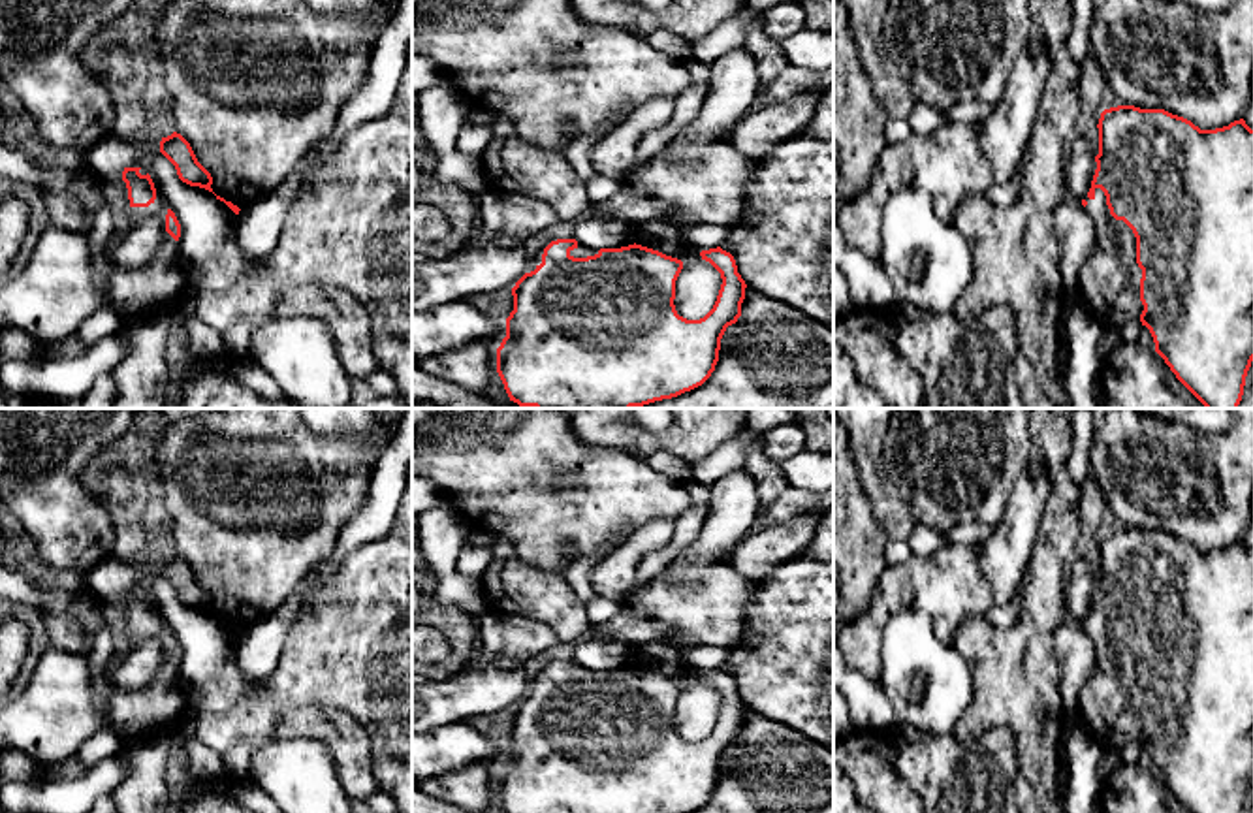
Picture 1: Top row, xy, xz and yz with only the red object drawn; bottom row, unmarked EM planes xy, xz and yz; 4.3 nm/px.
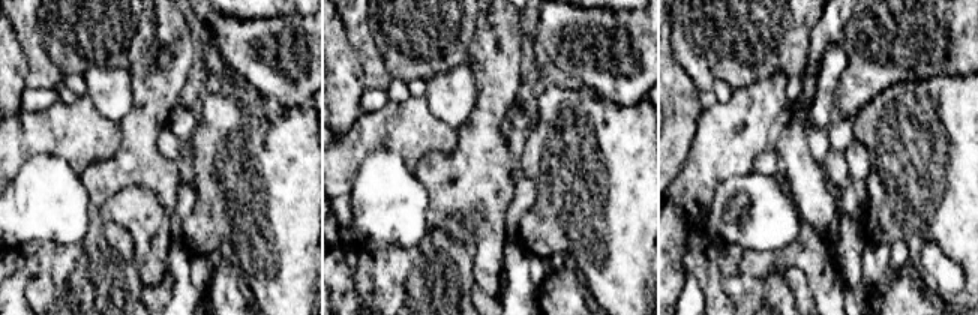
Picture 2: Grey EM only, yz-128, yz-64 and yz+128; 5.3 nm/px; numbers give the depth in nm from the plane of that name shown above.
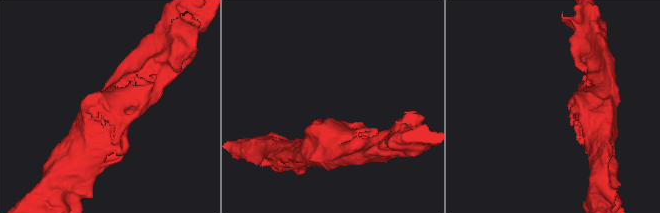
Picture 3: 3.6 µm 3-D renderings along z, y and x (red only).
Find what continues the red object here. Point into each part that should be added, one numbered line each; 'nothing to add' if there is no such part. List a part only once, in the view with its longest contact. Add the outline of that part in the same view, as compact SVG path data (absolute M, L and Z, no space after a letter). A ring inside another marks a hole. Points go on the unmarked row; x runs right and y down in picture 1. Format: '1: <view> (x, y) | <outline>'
1: yz (1109, 706) | M1095 610L1086 634L1095 649L1095 670L1080 693L1078 719L1102 749L1119 753L1131 741L1140 741L1142 691L1136 685L1136 659L1133 651L1110 636L1106 617Z

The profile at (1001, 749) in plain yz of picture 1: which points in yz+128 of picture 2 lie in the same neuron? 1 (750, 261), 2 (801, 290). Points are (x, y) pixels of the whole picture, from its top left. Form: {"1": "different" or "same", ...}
{"1": "different", "2": "different"}

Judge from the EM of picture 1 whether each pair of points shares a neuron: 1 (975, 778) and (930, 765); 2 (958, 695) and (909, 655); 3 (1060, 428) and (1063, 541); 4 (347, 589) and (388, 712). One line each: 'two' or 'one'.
1: one
2: one
3: one
4: one

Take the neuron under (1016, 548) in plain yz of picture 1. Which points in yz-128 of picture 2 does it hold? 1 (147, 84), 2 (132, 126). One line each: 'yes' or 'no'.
1: no
2: no

